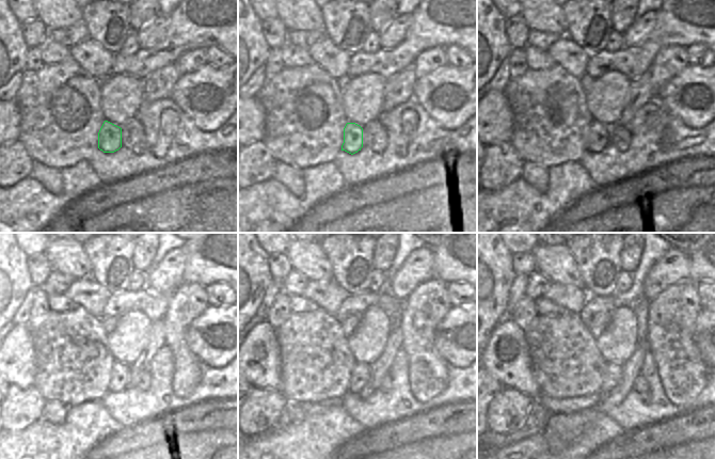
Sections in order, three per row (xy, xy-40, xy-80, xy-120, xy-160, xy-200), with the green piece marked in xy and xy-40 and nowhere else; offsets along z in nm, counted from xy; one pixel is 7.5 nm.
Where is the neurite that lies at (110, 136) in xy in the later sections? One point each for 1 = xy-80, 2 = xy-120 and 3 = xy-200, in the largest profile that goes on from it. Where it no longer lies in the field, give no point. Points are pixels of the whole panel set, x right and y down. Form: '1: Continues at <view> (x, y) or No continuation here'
1: Continues at xy-80 (597, 142)
2: Continues at xy-120 (121, 373)
3: Continues at xy-200 (614, 372)

